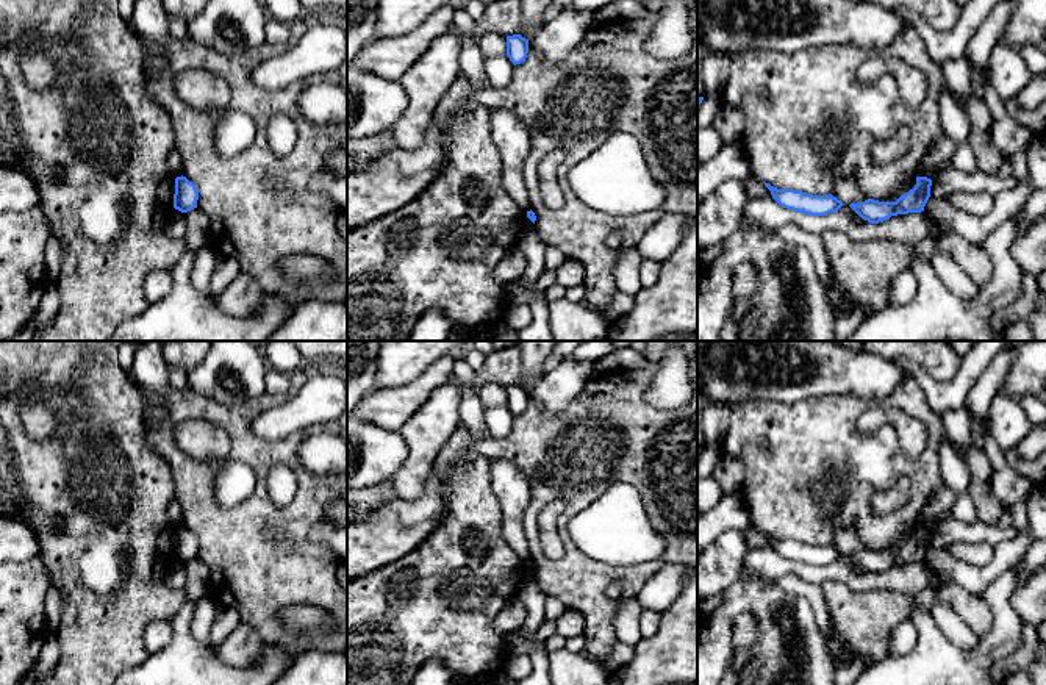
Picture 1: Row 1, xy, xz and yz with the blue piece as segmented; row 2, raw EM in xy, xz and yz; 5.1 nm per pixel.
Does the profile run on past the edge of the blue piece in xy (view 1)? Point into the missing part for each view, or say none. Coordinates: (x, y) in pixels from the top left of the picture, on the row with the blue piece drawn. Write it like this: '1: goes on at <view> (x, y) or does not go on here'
1: does not go on here

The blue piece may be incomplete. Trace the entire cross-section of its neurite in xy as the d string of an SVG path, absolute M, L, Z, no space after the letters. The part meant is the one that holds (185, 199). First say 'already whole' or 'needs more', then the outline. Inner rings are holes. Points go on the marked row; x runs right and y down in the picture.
already whole | M186 177L175 178L174 208L188 213L197 208L199 191L192 181Z

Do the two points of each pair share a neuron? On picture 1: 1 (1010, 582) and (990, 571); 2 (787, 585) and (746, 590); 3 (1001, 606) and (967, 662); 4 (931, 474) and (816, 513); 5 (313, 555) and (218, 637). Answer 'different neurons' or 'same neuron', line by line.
1: different neurons
2: different neurons
3: same neuron
4: same neuron
5: different neurons

